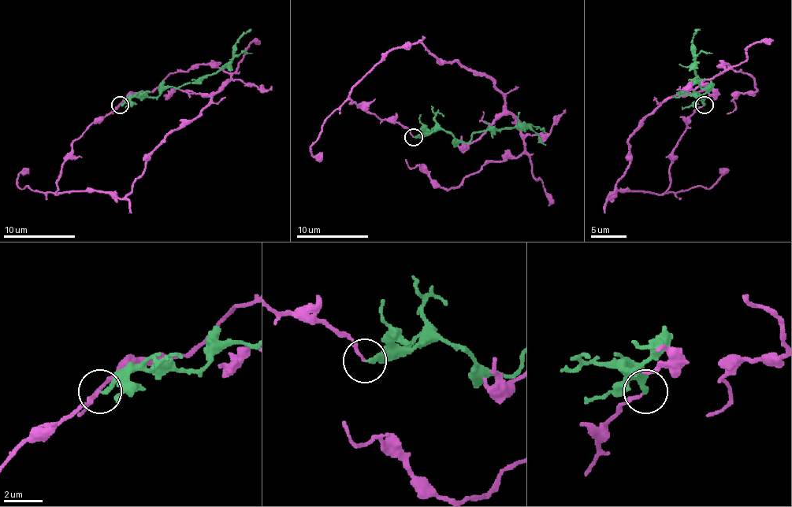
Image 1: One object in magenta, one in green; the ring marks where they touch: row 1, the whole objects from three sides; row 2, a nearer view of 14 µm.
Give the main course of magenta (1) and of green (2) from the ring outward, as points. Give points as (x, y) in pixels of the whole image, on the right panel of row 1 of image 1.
1: (704, 105), (678, 142), (671, 185), (610, 199), (642, 122), (727, 65), (756, 90), (726, 113)
2: (704, 105), (697, 97), (710, 86), (703, 88), (697, 83), (692, 40), (699, 29)

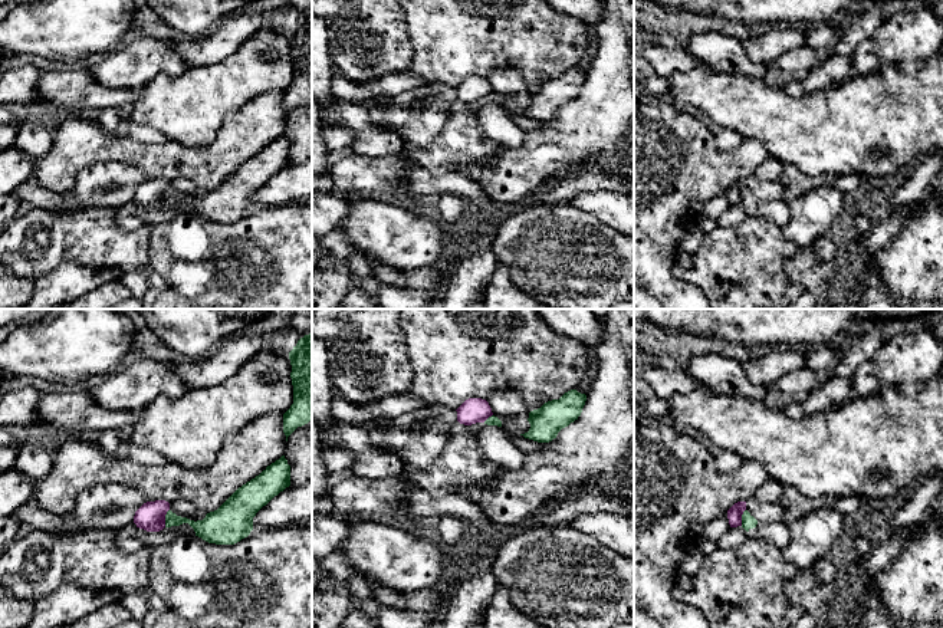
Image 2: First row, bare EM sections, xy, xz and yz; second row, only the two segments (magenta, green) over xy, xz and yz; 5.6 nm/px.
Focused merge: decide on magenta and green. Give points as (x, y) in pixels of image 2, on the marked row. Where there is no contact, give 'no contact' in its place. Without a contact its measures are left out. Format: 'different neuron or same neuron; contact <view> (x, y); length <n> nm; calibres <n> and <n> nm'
different neuron; contact xy (164, 518); length 110 nm; calibres 160 and 120 nm

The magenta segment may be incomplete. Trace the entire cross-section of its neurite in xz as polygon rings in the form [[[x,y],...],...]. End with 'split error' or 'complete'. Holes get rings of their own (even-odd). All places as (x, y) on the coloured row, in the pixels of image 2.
[[[469,398],[456,411],[457,421],[464,425],[484,422],[493,415],[489,402],[482,398]]] | complete

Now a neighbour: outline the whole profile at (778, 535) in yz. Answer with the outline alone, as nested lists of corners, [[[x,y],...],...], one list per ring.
[[[748,510],[742,514],[742,527],[750,536],[770,543],[781,550],[786,548],[791,540],[789,527],[785,523],[758,522]]]

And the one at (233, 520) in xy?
[[[282,456],[259,476],[239,487],[217,510],[207,513],[203,520],[194,522],[168,510],[165,527],[188,523],[196,536],[208,543],[234,545],[250,535],[256,513],[289,486],[290,466]]]

